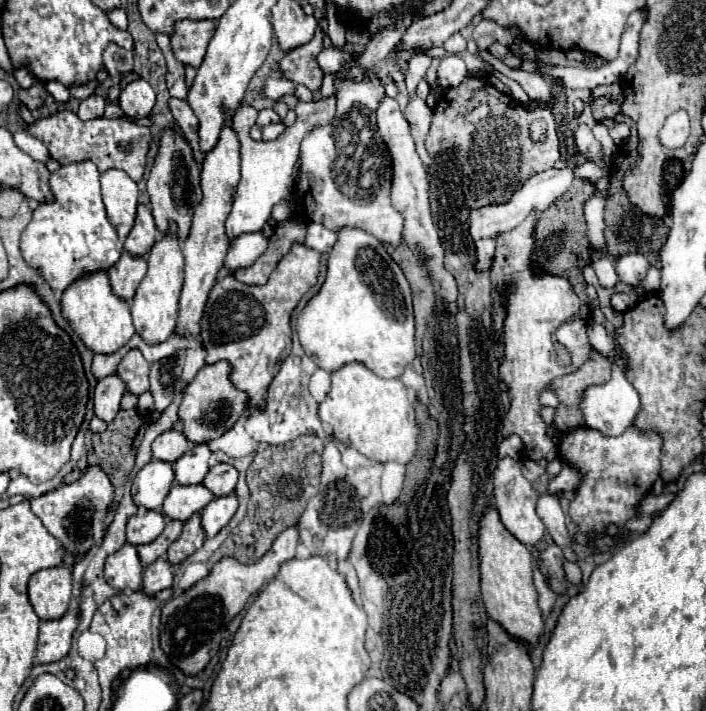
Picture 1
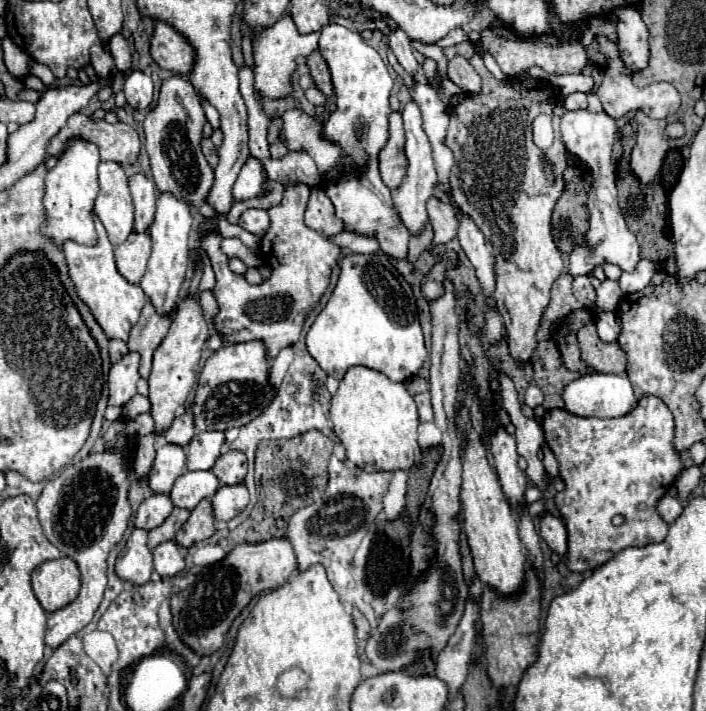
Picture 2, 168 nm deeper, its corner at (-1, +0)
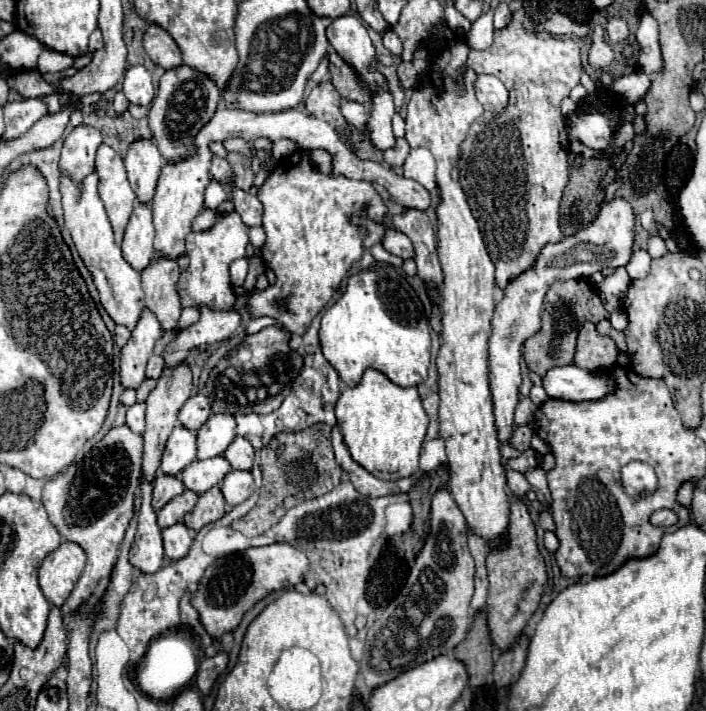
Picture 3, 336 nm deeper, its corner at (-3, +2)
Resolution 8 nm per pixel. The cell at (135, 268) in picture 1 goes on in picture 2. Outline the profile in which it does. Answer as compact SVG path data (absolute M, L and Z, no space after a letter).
M131 234L123 244L115 248L115 262L119 274L131 282L139 284L147 270L147 260L151 256L151 244L149 244L149 234Z

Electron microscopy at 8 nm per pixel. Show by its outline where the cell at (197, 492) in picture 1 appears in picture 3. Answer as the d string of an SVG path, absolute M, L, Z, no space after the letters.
M223 456L195 460L181 470L181 480L183 480L185 488L195 490L197 494L203 494L211 486L219 484L229 470L231 470L231 464Z

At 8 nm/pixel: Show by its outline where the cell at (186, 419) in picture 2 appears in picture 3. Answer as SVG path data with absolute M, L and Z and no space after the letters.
M195 394L195 396L191 396L185 404L183 404L183 408L181 408L181 412L179 412L179 422L183 424L183 426L187 426L189 430L199 430L207 420L209 420L209 416L213 414L213 410L211 410L211 400L205 396L205 394Z

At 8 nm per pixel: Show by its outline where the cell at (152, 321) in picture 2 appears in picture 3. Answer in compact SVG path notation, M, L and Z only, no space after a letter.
M157 256L145 270L141 270L141 286L145 292L145 306L151 306L151 312L159 318L161 326L165 330L171 330L179 316L181 316L181 306L179 306L179 294L175 294L175 282L179 280L179 266L177 260Z

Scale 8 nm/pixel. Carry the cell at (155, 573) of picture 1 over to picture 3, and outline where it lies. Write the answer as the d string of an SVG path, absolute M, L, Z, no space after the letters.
M177 522L169 528L163 530L163 546L165 546L165 556L171 560L179 560L189 552L191 546L191 536L189 528L183 522Z

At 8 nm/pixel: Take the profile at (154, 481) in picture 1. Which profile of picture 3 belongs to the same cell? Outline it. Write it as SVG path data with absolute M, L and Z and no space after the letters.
M177 424L163 450L161 472L177 476L193 460L197 460L197 434L189 428Z

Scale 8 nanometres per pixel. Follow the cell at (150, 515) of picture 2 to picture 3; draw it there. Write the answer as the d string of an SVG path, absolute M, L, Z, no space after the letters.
M159 472L157 478L153 480L153 508L161 510L171 498L175 498L177 494L183 494L183 490L185 486L179 476Z

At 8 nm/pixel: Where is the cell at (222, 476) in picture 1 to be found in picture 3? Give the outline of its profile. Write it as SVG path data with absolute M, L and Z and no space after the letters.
M237 436L229 448L225 450L223 454L229 464L235 468L235 470L251 470L251 464L253 464L253 458L255 458L255 450L251 446L251 442L243 436Z

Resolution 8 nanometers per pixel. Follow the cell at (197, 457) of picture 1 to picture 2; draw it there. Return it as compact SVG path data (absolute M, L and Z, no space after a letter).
M201 432L195 434L187 444L187 470L209 470L221 456L225 444L223 432Z

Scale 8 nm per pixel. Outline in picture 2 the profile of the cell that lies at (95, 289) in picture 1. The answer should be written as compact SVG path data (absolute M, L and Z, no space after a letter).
M95 216L95 224L97 224L97 232L99 232L99 242L95 246L83 246L83 244L73 244L73 242L63 246L67 268L69 268L69 278L75 286L77 296L87 304L87 308L95 316L97 324L103 328L105 336L109 340L115 340L115 338L127 340L129 332L137 324L139 314L141 314L147 300L145 300L145 294L141 292L139 286L129 284L117 272L117 266L113 260L113 244L109 242L105 228L97 216Z

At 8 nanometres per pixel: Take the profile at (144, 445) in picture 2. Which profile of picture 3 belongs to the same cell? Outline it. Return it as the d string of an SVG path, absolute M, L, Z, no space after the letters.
M141 482L141 490L143 506L139 512L139 526L129 552L129 560L137 570L151 574L163 566L163 540L161 528L157 526L157 514L151 506L151 484Z

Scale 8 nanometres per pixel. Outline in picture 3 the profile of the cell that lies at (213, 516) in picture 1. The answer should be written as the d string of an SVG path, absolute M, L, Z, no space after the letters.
M231 470L219 486L221 486L223 496L229 506L241 504L255 492L253 476L251 476L251 472L245 472L245 470Z

